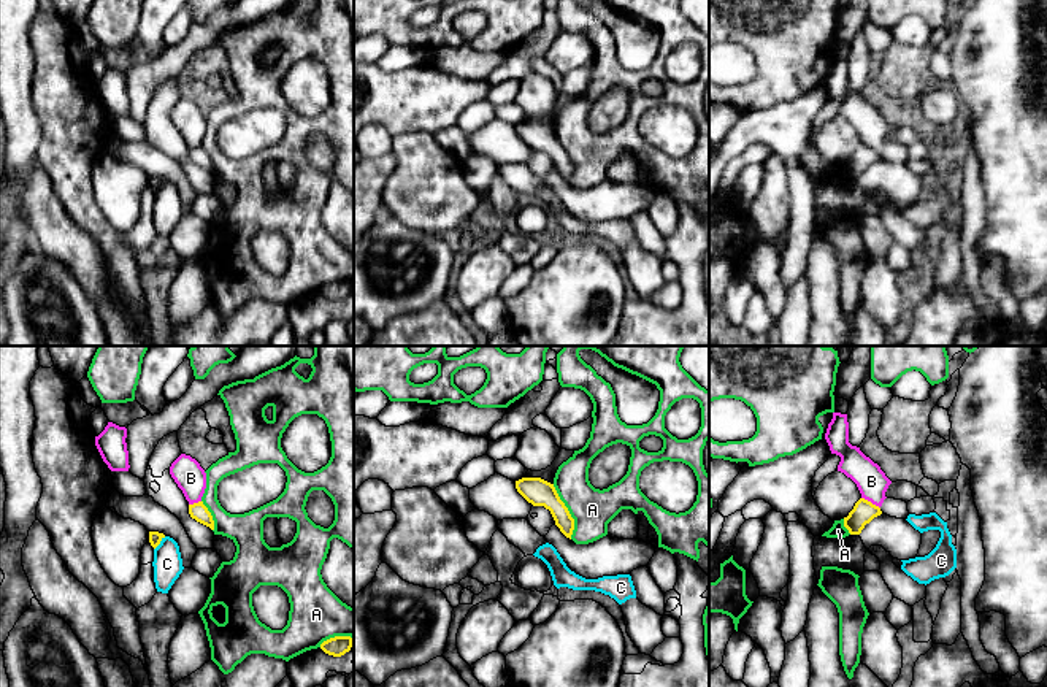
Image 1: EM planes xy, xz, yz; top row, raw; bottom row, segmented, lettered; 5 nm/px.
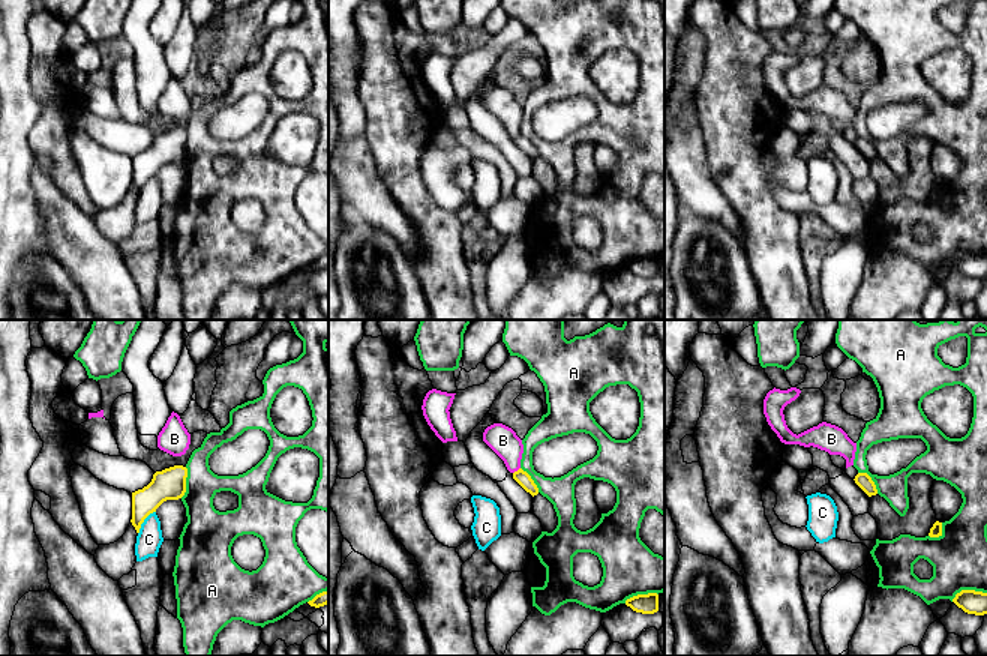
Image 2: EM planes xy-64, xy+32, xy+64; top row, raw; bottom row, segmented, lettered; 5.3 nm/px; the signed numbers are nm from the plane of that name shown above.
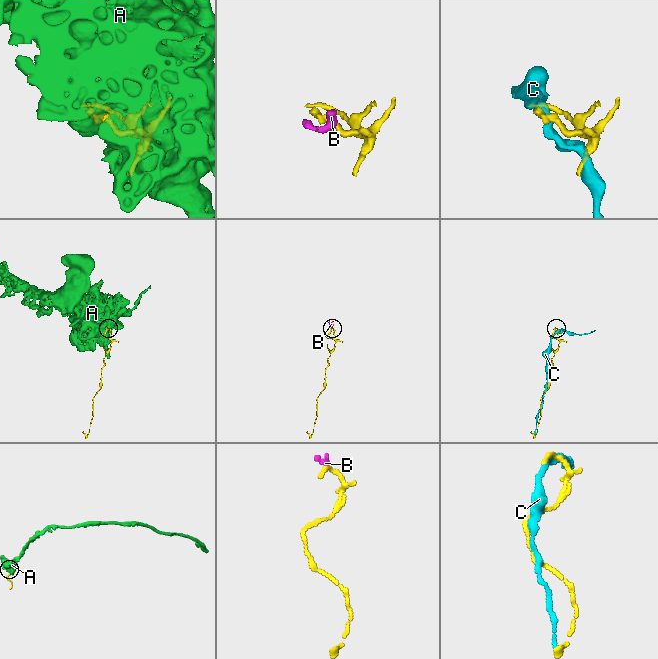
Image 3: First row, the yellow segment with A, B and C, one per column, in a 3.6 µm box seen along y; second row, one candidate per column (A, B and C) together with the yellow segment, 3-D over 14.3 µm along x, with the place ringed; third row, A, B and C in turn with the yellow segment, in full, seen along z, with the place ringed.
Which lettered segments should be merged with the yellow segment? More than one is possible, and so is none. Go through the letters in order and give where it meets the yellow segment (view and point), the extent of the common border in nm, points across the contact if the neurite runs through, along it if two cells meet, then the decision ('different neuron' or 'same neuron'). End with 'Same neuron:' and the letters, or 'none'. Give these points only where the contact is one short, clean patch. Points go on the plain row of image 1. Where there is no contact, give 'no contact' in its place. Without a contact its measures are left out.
A: xz (568, 156) | 300 nm | different neuron
B: yz (870, 146) | 110 nm | along yz (862, 142), (879, 153) | different neuron
C: xy (159, 188) | 90 nm | different neuron
Same neuron: none

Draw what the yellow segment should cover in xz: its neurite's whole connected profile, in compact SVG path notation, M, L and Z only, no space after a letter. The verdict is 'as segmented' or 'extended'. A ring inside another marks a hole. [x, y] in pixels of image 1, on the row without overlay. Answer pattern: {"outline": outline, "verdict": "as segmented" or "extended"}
{"outline": "M522 122L516 125L517 136L533 151L544 151L550 155L555 170L571 184L574 175L574 163L568 152L560 144L554 129L541 122Z", "verdict": "as segmented"}

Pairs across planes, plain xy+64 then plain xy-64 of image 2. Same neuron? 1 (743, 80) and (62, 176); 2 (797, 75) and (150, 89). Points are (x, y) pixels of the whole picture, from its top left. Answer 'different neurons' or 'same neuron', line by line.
1: same neuron
2: different neurons

